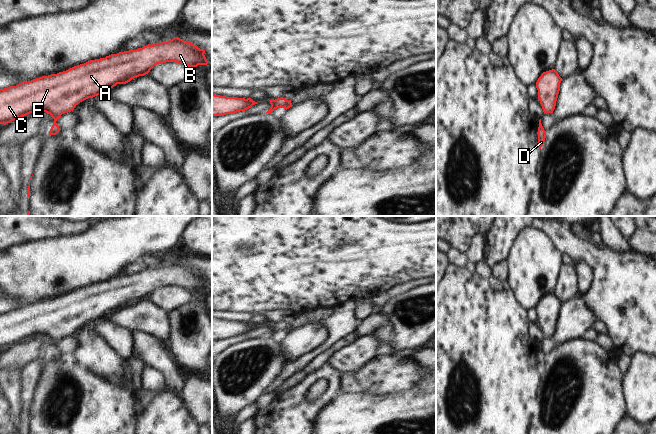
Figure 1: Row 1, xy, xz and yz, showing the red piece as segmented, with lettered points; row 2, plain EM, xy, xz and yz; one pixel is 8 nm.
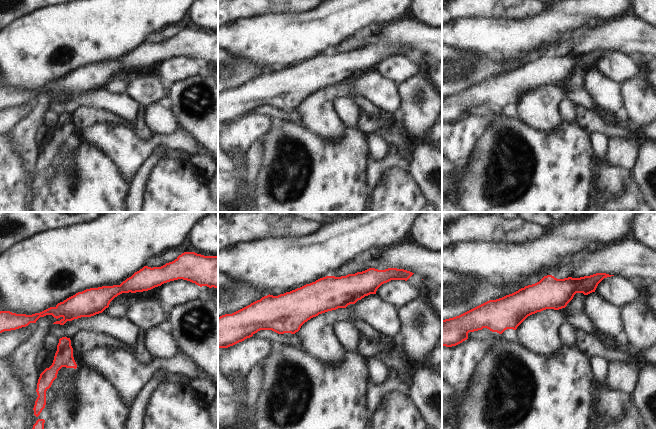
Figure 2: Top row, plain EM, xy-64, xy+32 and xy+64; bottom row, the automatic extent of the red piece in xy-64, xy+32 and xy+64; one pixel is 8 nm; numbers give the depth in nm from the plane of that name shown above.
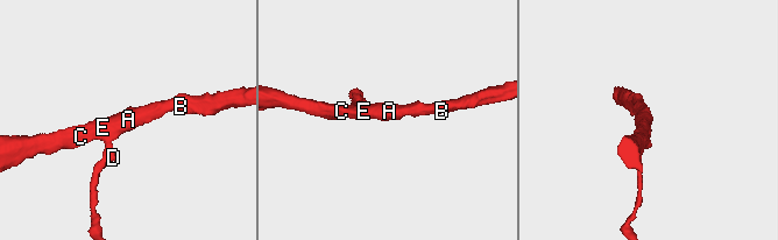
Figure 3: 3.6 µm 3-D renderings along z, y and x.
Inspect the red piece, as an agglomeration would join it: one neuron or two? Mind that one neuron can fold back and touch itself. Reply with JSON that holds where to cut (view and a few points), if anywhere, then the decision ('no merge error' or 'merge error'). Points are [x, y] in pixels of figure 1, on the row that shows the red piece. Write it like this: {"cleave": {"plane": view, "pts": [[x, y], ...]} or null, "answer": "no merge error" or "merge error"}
{"cleave": null, "answer": "no merge error"}

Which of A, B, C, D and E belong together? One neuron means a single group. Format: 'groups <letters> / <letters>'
groups A B C D E

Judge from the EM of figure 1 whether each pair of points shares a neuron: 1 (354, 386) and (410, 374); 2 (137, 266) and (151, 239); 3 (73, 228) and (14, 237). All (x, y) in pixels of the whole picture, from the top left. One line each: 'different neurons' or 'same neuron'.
1: same neuron
2: different neurons
3: same neuron

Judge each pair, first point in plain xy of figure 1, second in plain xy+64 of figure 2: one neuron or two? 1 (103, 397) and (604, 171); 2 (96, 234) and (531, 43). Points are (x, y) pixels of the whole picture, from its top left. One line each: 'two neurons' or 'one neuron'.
1: two neurons
2: one neuron

